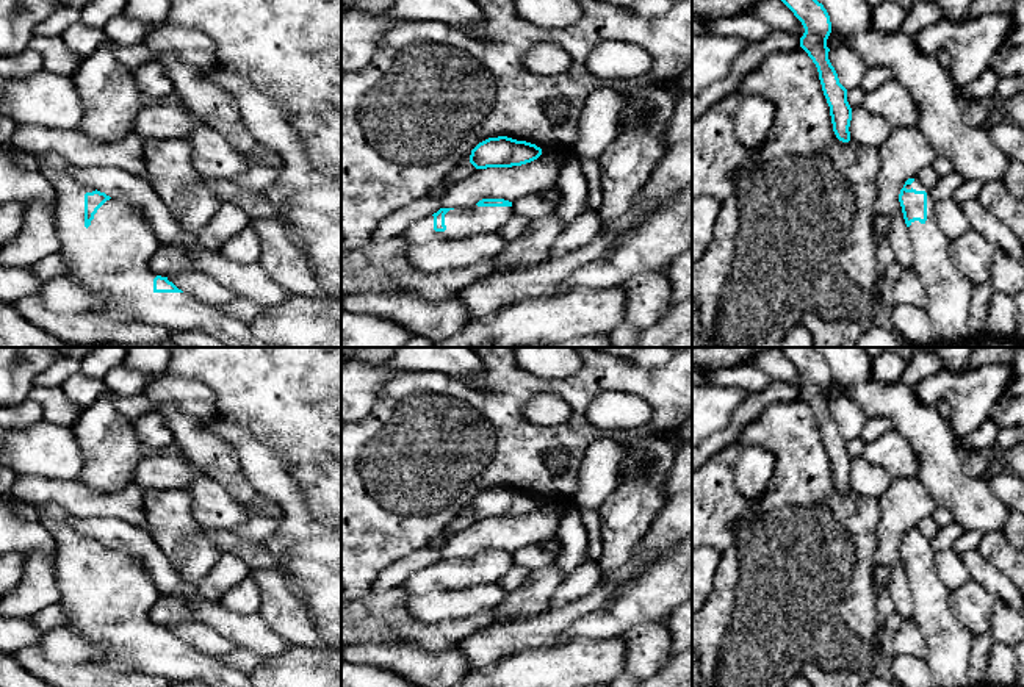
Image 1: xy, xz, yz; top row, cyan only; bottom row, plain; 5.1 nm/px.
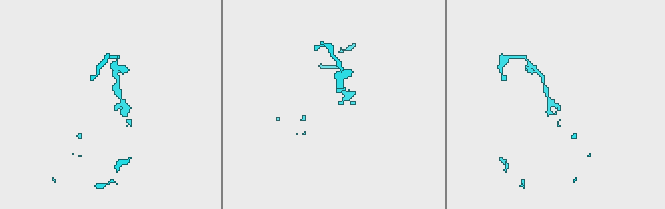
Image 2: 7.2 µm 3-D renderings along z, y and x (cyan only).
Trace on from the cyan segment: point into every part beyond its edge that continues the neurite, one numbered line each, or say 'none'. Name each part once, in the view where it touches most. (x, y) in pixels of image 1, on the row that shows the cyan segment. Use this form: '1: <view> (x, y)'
1: yz (949, 293)

